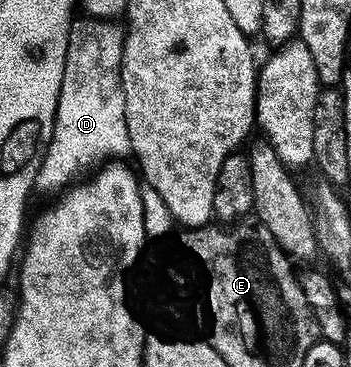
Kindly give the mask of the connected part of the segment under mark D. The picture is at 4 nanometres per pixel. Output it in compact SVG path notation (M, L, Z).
M81 16L69 27L63 84L59 88L51 140L41 157L41 167L33 181L34 191L38 195L60 195L94 168L110 160L124 159L121 157L130 153L125 97L121 83L121 57L125 35L122 27L117 27L117 24L113 20Z

